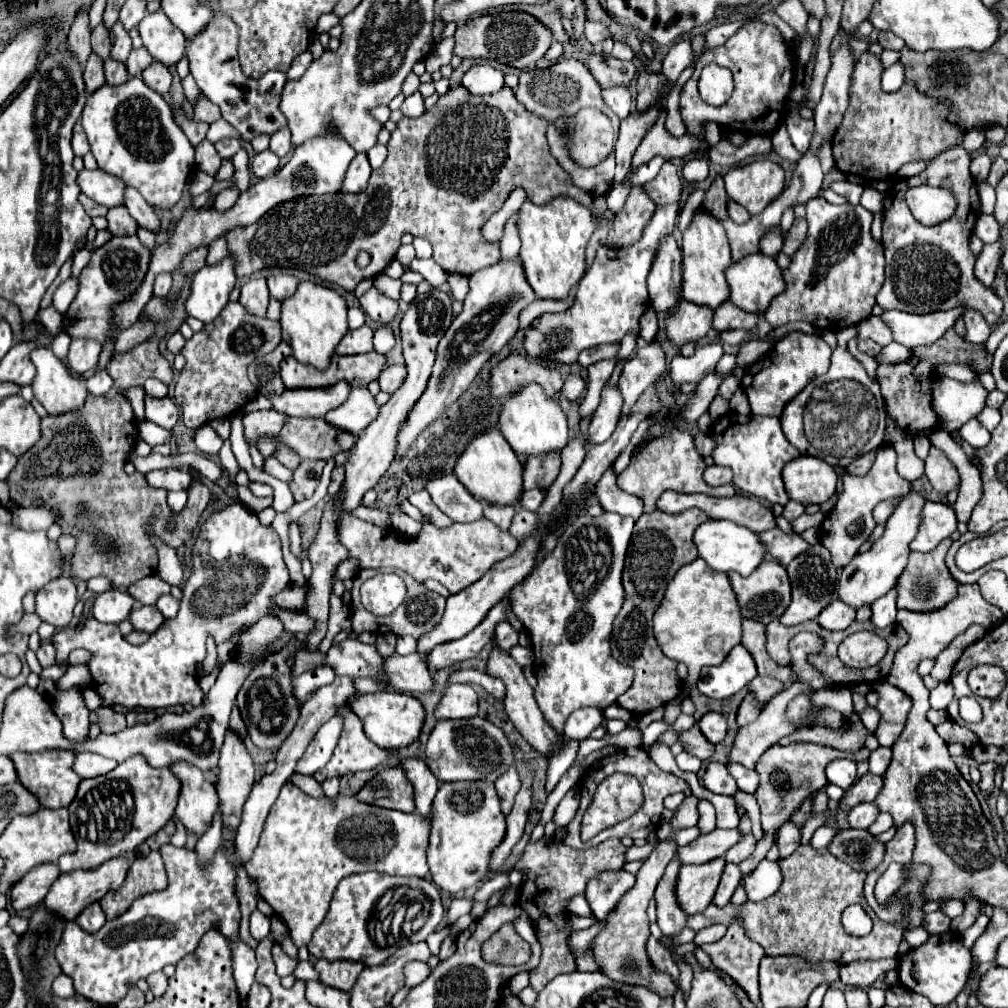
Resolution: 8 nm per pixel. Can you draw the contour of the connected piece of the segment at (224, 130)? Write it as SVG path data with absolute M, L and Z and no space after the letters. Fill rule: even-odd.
M220 118L220 120L216 120L216 122L210 124L210 130L208 130L206 138L216 144L222 138L238 138L238 132L230 124L226 124L226 120Z

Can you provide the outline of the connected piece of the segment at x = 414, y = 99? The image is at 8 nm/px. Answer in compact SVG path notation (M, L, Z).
M414 92L412 96L408 96L406 100L404 100L404 104L400 106L400 110L402 110L402 114L404 116L408 116L408 118L418 118L418 116L422 116L424 114L424 98L422 98L422 94L420 92Z

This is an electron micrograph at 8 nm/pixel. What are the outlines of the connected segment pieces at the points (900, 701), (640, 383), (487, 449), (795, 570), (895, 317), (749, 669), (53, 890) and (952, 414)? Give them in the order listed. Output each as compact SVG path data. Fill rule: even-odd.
M886 680L872 684L872 690L878 694L876 710L880 712L880 722L874 736L878 738L880 746L892 746L896 742L912 706L910 698L904 692L894 690L892 686L888 690L888 686L890 684Z
M656 342L640 348L636 352L636 356L626 360L622 376L618 380L618 388L620 388L622 398L624 398L620 418L624 418L624 414L630 412L630 408L638 400L638 396L644 392L644 388L648 388L654 380L658 380L658 376L664 370L666 370L664 350Z
M492 428L490 432L484 432L482 436L474 438L466 452L458 458L454 468L456 478L466 486L466 490L472 496L478 496L478 500L486 504L514 504L514 508L520 508L522 500L522 464L518 456L514 456L514 450L504 440L498 428Z
M810 546L806 552L796 556L788 566L788 578L792 584L792 602L786 608L784 616L778 618L784 626L796 626L806 620L814 620L832 600L834 600L834 584L836 584L836 568L830 562L830 552L822 546Z
M954 308L946 312L932 312L932 314L908 314L898 310L882 312L882 322L892 330L894 342L914 348L914 346L928 346L938 340L948 328L954 326L954 320L964 312L964 308Z
M738 644L718 666L706 666L700 672L696 688L708 698L730 698L756 678L756 664L750 652Z
M122 854L122 856L116 856L114 860L108 860L106 864L100 864L98 868L92 868L92 870L60 874L58 880L50 886L50 892L46 894L44 904L46 904L46 908L54 910L62 920L70 922L70 920L74 920L90 902L96 902L96 900L100 900L106 892L120 888L122 882L124 882L124 878L126 878L126 872L130 870L130 866L132 866L130 858L128 858L126 854Z
M940 378L936 382L938 386L934 386L934 408L940 414L940 426L946 432L958 430L962 424L976 418L976 414L984 408L988 392L978 380L960 384L950 378Z

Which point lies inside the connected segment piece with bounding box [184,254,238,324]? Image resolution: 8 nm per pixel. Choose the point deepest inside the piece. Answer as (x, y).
(209, 292)

